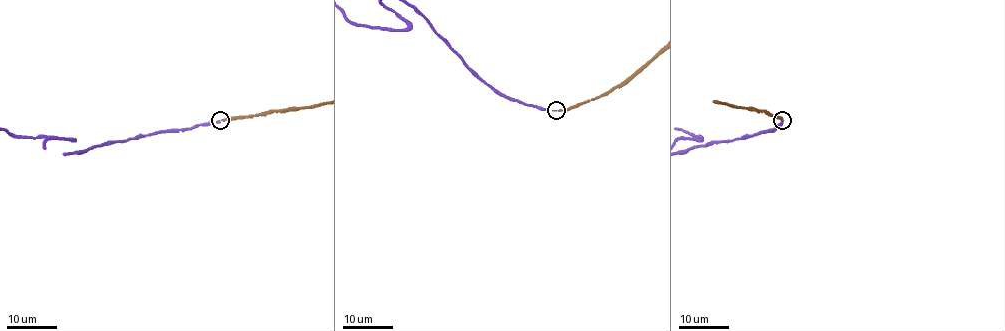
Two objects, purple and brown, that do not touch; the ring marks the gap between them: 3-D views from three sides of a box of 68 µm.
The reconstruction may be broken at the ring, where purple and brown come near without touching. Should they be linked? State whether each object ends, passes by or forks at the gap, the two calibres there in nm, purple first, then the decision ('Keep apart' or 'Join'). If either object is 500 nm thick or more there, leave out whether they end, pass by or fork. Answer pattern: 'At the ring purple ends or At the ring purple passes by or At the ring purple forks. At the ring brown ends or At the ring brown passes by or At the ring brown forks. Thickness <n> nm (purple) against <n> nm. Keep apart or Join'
At the ring purple ends. At the ring brown ends. Thickness 180 nm (purple) against 150 nm. Join

